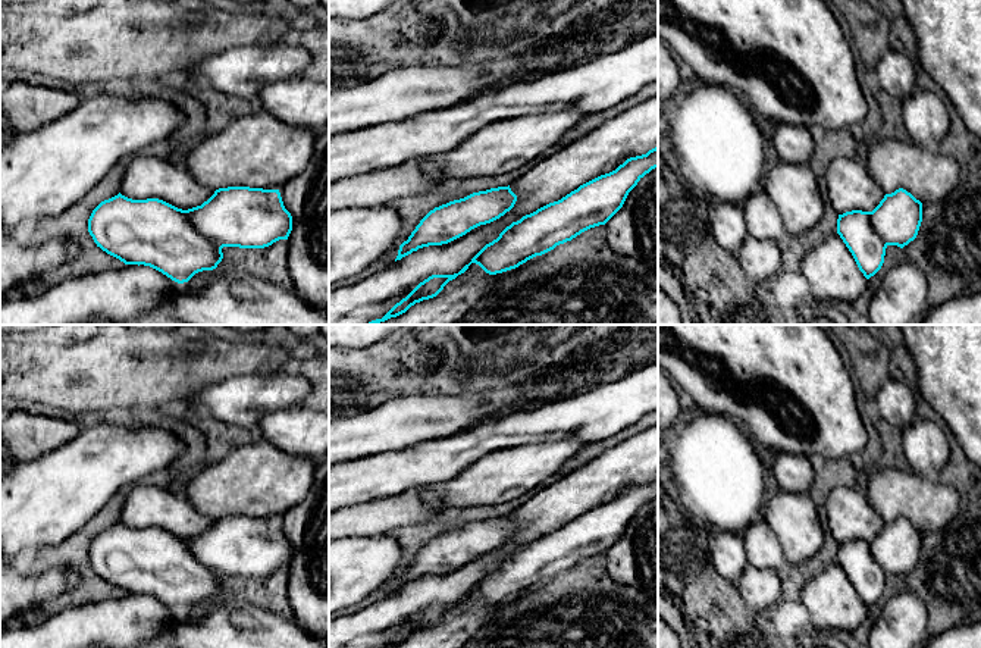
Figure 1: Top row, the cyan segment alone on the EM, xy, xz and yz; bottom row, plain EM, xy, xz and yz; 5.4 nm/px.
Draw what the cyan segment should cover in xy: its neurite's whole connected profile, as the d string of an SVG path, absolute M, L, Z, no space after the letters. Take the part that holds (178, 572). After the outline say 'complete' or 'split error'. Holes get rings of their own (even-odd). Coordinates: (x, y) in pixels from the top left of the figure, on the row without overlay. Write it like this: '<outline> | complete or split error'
M250 516L219 517L201 535L182 539L159 528L132 529L120 522L101 530L88 548L97 576L125 594L150 595L178 613L195 602L213 600L223 588L223 576L264 577L288 569L292 545L279 519Z | complete

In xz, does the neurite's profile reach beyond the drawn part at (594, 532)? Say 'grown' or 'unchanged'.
unchanged

